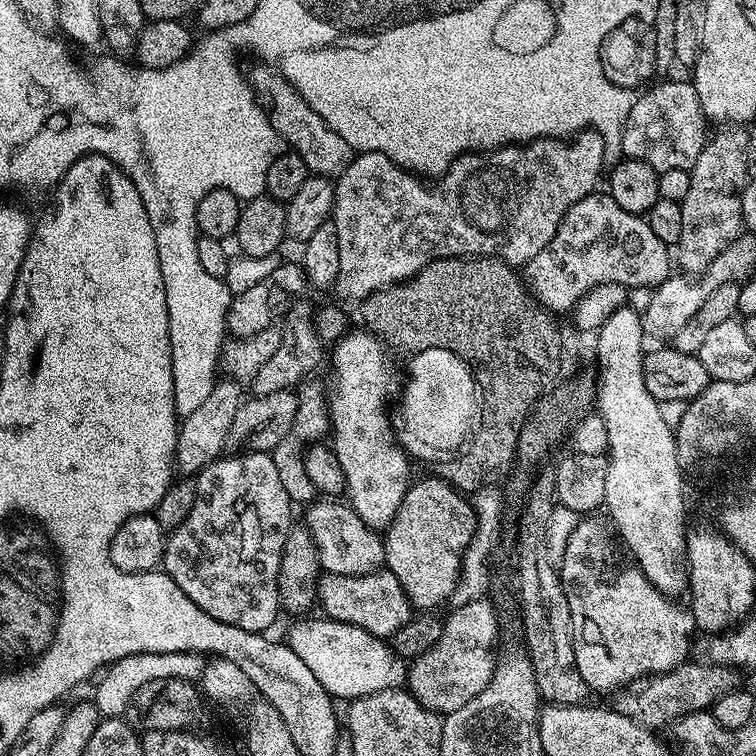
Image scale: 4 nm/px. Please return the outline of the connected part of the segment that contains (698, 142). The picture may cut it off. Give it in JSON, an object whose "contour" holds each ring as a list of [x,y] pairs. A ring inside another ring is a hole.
{"contour":[[[687,79],[664,80],[649,92],[637,95],[624,123],[619,151],[629,160],[646,162],[654,171],[691,170],[702,154],[706,121],[698,102],[696,88]]]}

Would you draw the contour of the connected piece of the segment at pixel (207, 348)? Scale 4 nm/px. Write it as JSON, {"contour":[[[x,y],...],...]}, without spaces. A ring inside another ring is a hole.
{"contour":[[[170,262],[160,264],[166,290],[168,337],[174,374],[174,406],[177,417],[183,418],[210,395],[218,379],[218,359],[226,338],[228,307],[233,293],[224,280],[202,270],[199,262],[180,262],[180,270],[166,270]]]}

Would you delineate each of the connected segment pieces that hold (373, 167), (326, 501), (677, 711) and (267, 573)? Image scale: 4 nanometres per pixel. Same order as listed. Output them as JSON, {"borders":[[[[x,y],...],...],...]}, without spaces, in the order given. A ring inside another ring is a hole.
{"borders":[[[[585,130],[576,133],[571,138],[525,140],[515,144],[506,144],[502,148],[465,152],[463,156],[458,156],[456,161],[452,163],[450,169],[452,180],[440,178],[432,183],[425,182],[417,173],[410,172],[407,168],[401,168],[400,165],[394,163],[390,158],[386,158],[386,154],[381,152],[361,152],[353,155],[350,166],[346,166],[342,175],[335,177],[334,180],[336,193],[334,194],[334,206],[330,217],[330,222],[336,227],[338,234],[338,274],[336,275],[334,292],[337,292],[340,296],[345,296],[348,300],[359,302],[365,296],[377,292],[380,288],[388,288],[391,284],[401,284],[404,280],[417,276],[430,262],[445,260],[451,256],[494,256],[503,260],[505,264],[513,266],[528,264],[530,258],[534,258],[534,254],[538,254],[538,250],[542,250],[542,246],[546,246],[546,242],[550,242],[550,238],[556,233],[562,218],[570,210],[570,206],[574,206],[574,202],[593,195],[597,191],[596,183],[599,180],[601,183],[602,173],[605,171],[604,155],[606,155],[606,149],[600,135],[594,130]]],[[[320,498],[307,505],[303,523],[314,538],[321,569],[343,576],[365,576],[385,567],[384,542],[381,535],[358,518],[347,503],[332,498]]],[[[685,662],[674,670],[661,672],[659,676],[644,676],[641,680],[630,682],[615,693],[614,708],[634,722],[653,730],[660,730],[663,724],[675,725],[691,712],[702,712],[711,709],[719,696],[733,691],[737,687],[737,673],[732,670],[721,670],[707,663],[691,664]]],[[[267,452],[221,455],[196,473],[194,483],[194,506],[190,506],[186,522],[171,532],[164,545],[163,571],[166,576],[168,571],[172,579],[169,581],[190,598],[193,609],[242,630],[264,632],[282,612],[276,579],[278,562],[282,562],[282,546],[286,546],[288,531],[294,527],[294,501],[286,494],[278,479],[278,469]]]]}

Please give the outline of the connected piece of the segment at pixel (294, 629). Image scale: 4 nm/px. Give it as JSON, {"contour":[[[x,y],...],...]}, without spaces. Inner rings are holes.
{"contour":[[[311,616],[295,621],[291,626],[286,643],[298,654],[302,662],[314,673],[333,699],[342,698],[345,702],[369,696],[372,693],[381,692],[384,689],[401,688],[407,685],[407,663],[393,651],[391,645],[381,637],[374,636],[361,627],[350,623],[342,623],[337,620],[329,620],[325,616],[310,618]]]}

